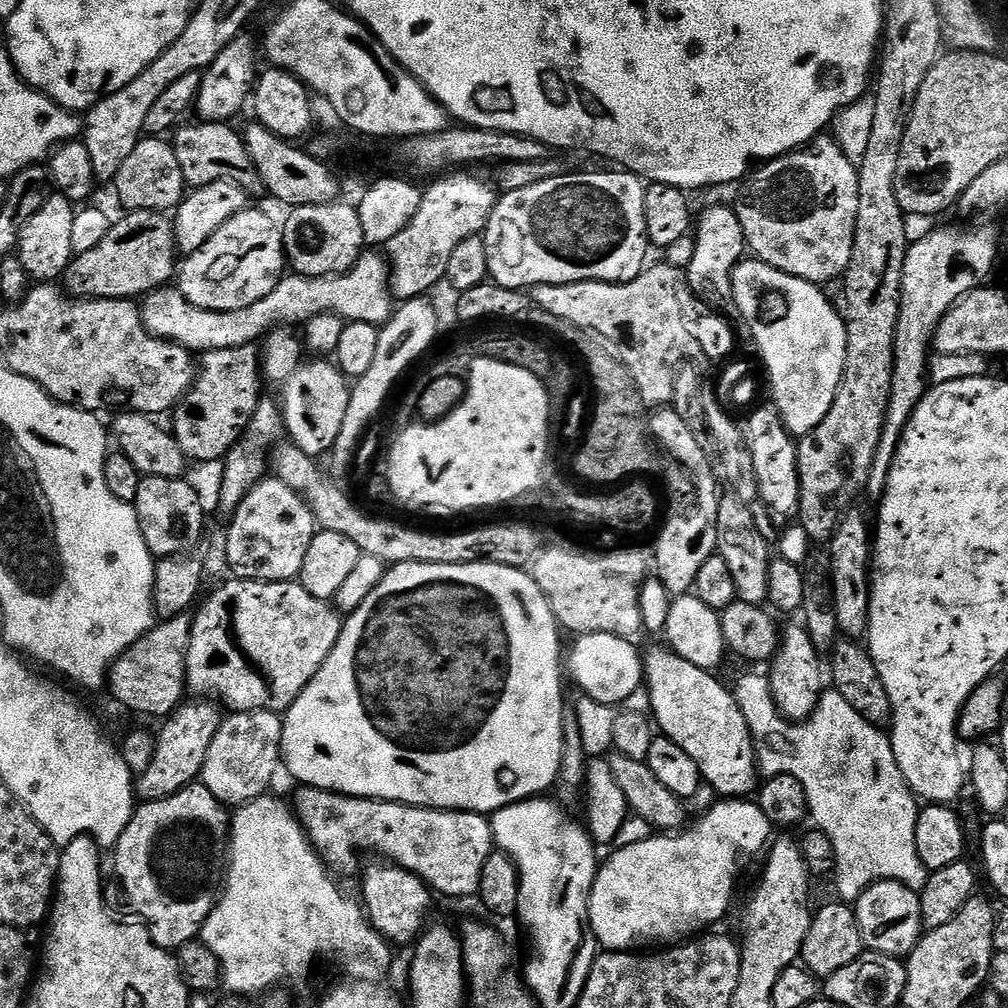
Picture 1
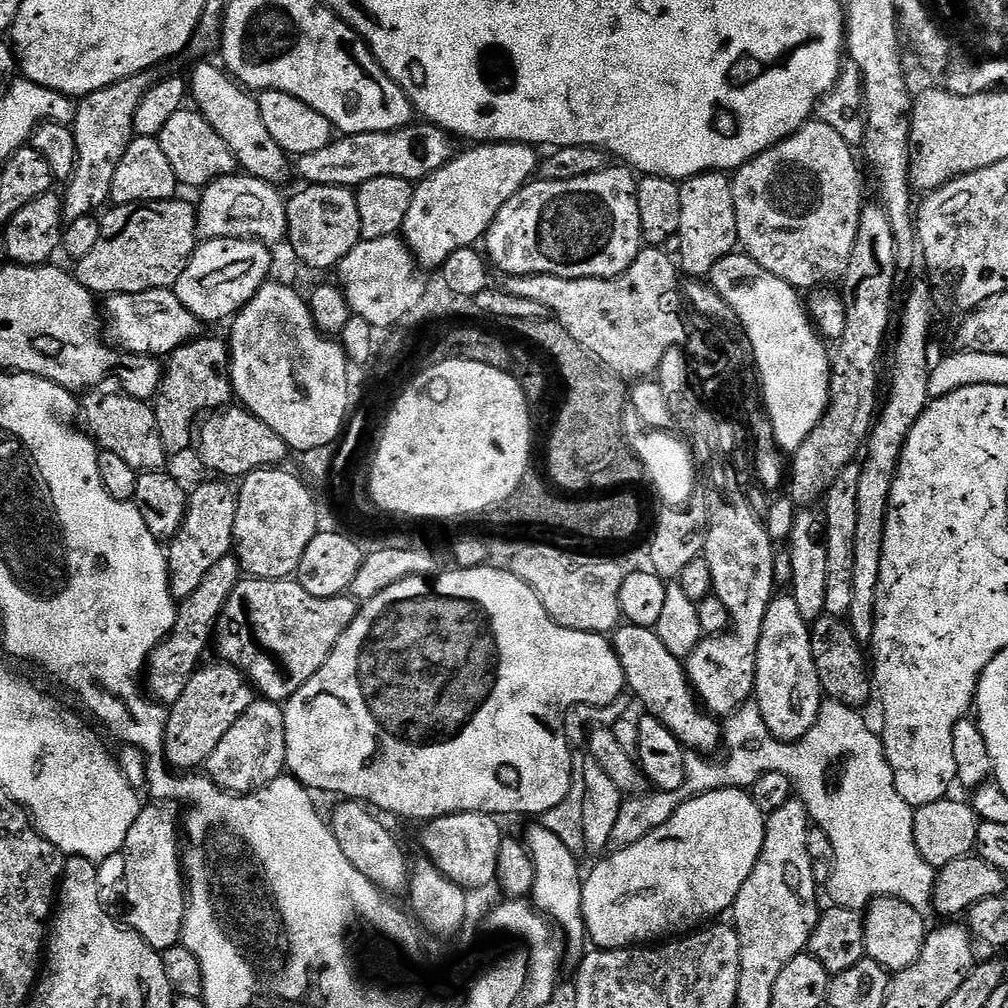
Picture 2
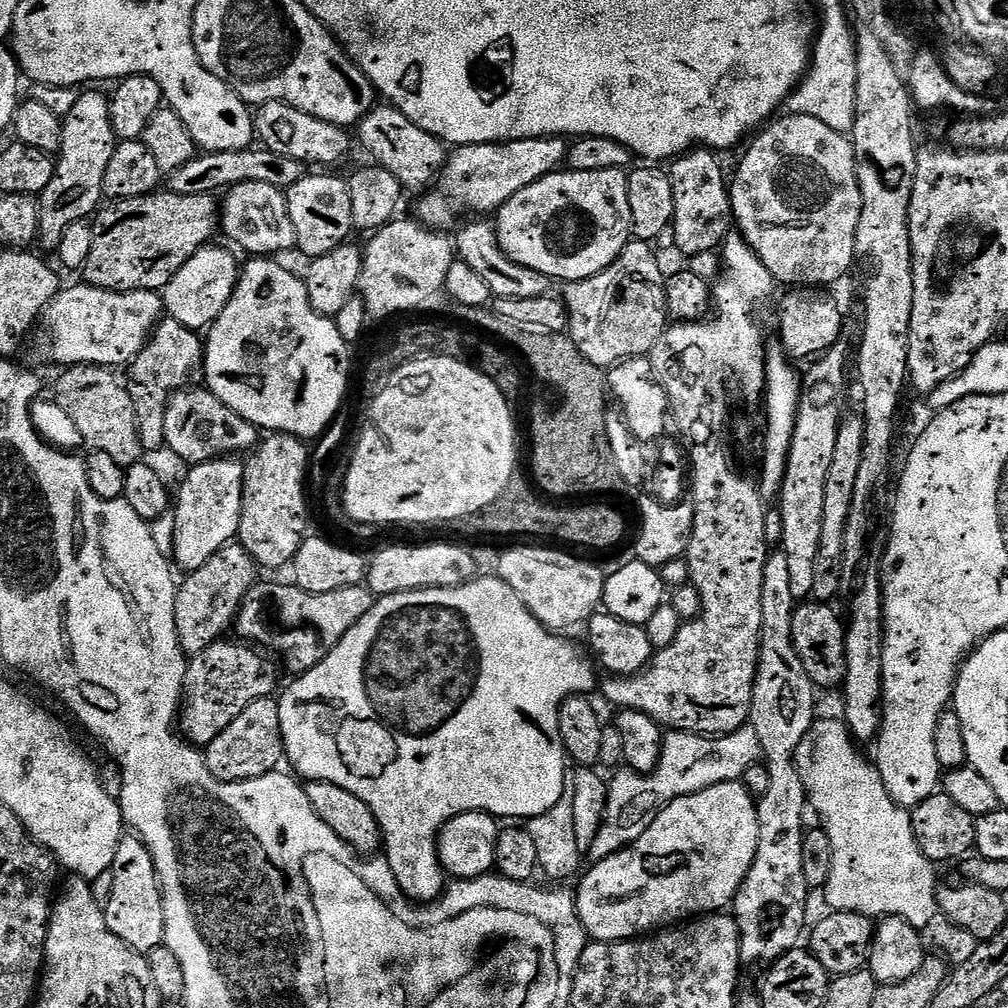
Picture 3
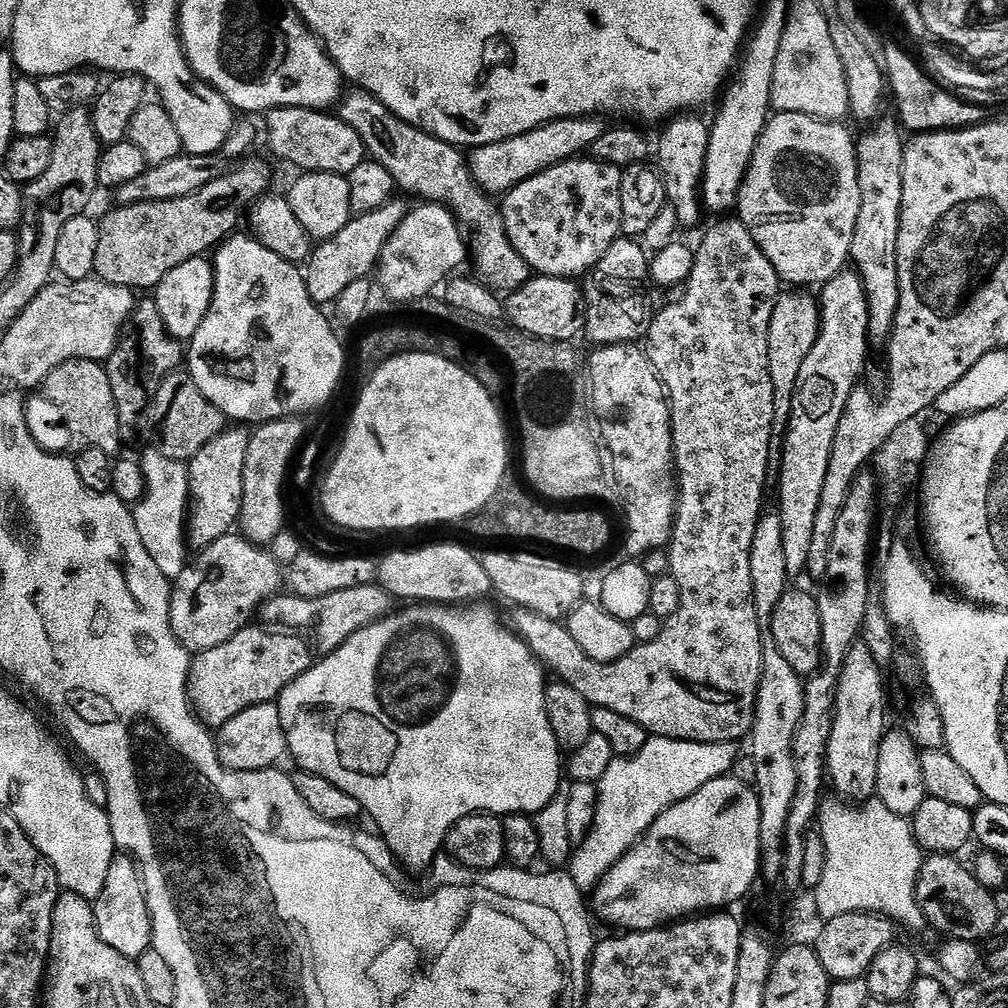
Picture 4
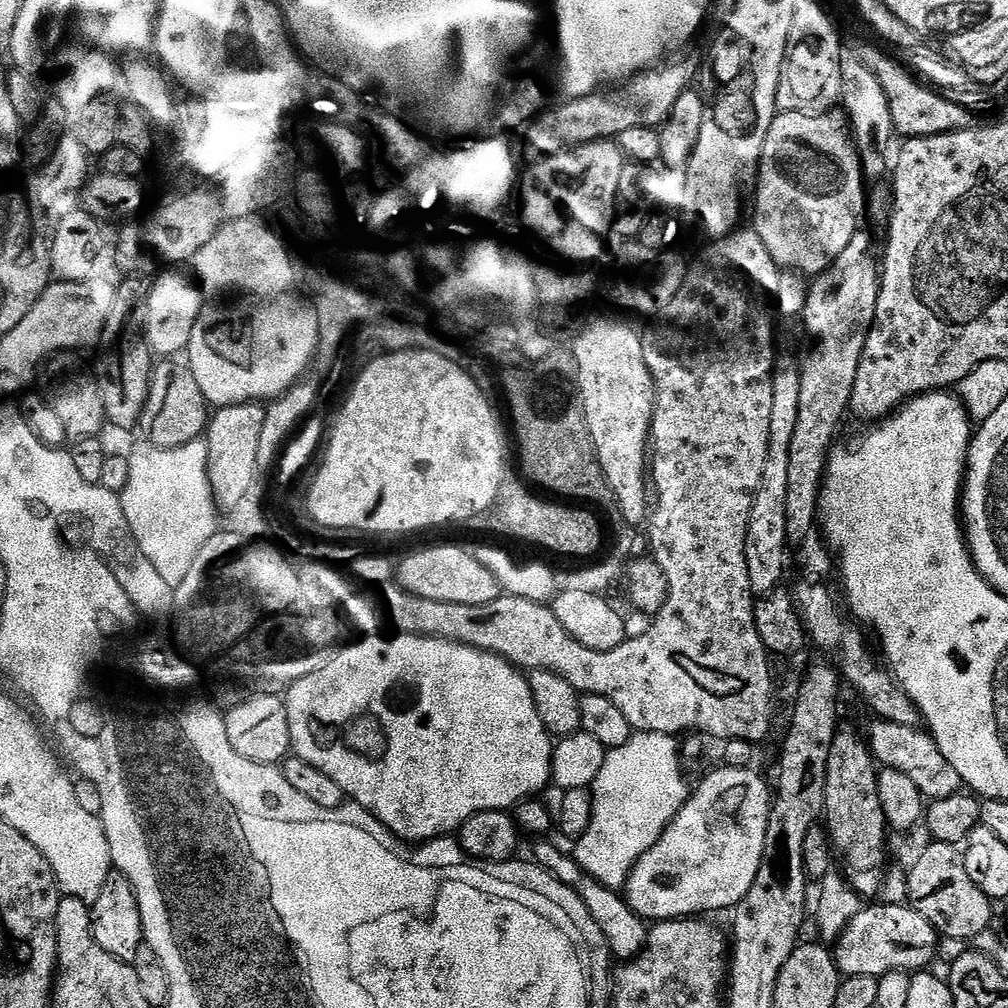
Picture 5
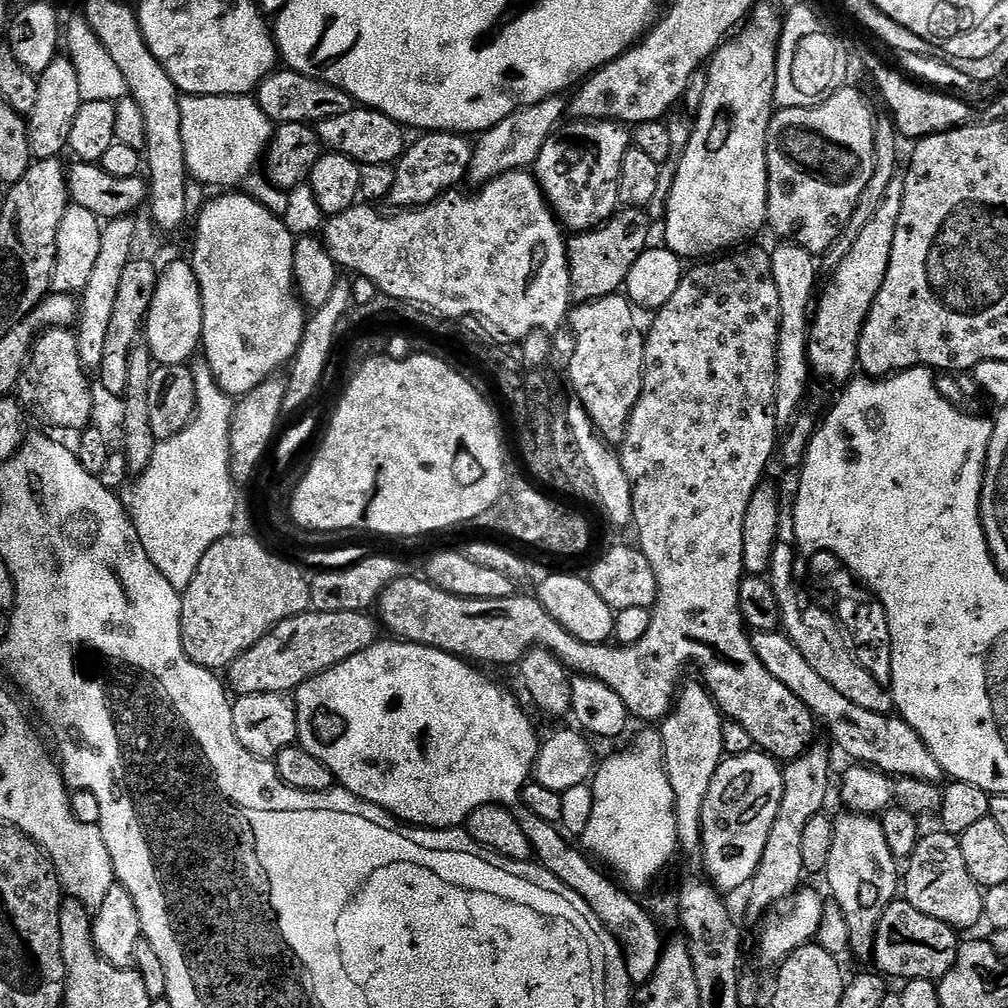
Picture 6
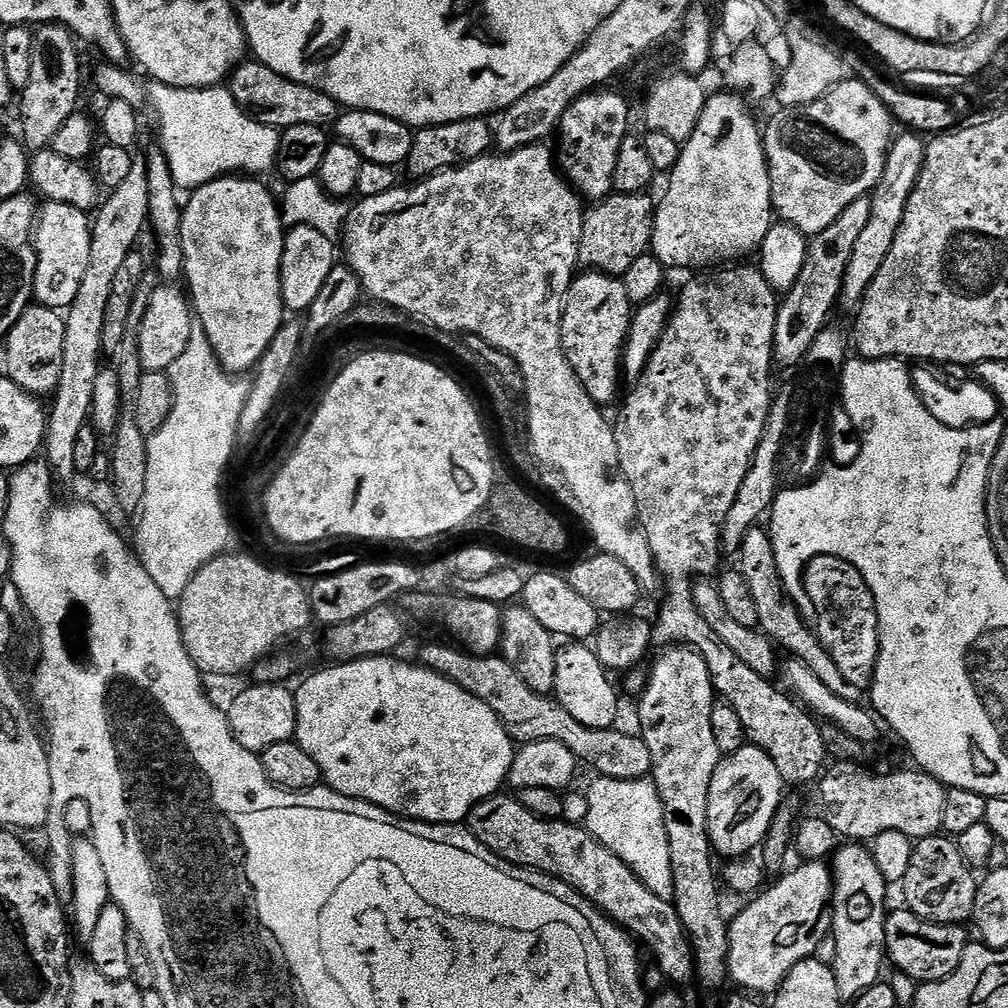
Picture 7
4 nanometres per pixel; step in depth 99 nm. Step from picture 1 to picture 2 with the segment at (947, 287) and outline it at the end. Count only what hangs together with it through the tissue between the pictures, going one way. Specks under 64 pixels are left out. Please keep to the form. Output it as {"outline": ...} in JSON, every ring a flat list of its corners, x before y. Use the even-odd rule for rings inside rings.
{"outline":[[924,280,913,286,912,293,904,302,900,333,896,336,896,349,892,352,892,385,888,388,888,397,885,400,883,397,878,419,873,423,872,433,868,435,866,451,862,456,864,464,859,465,858,527,854,530,854,595,846,620,856,639,864,646,871,645,874,634,876,595,882,570,882,542,886,534,890,490,894,490,894,478,902,450,906,446,906,438,910,438,914,422,922,418,930,399,928,343,932,340,932,315,936,312,936,304,928,289,929,281]]}

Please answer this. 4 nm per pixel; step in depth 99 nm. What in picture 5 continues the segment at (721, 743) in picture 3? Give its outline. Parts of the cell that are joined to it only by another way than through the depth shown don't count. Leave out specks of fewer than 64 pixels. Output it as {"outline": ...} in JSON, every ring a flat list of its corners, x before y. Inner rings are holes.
{"outline":[[633,731,626,742,626,746,609,748,605,754,602,770,591,784,592,794,592,821,575,841,574,857,578,866,586,874,593,876,598,883,608,888,620,890,625,887,634,870,634,866,662,838,666,826,682,810,690,795,690,783,684,777,684,764,682,748,677,737,658,734,657,732]]}

